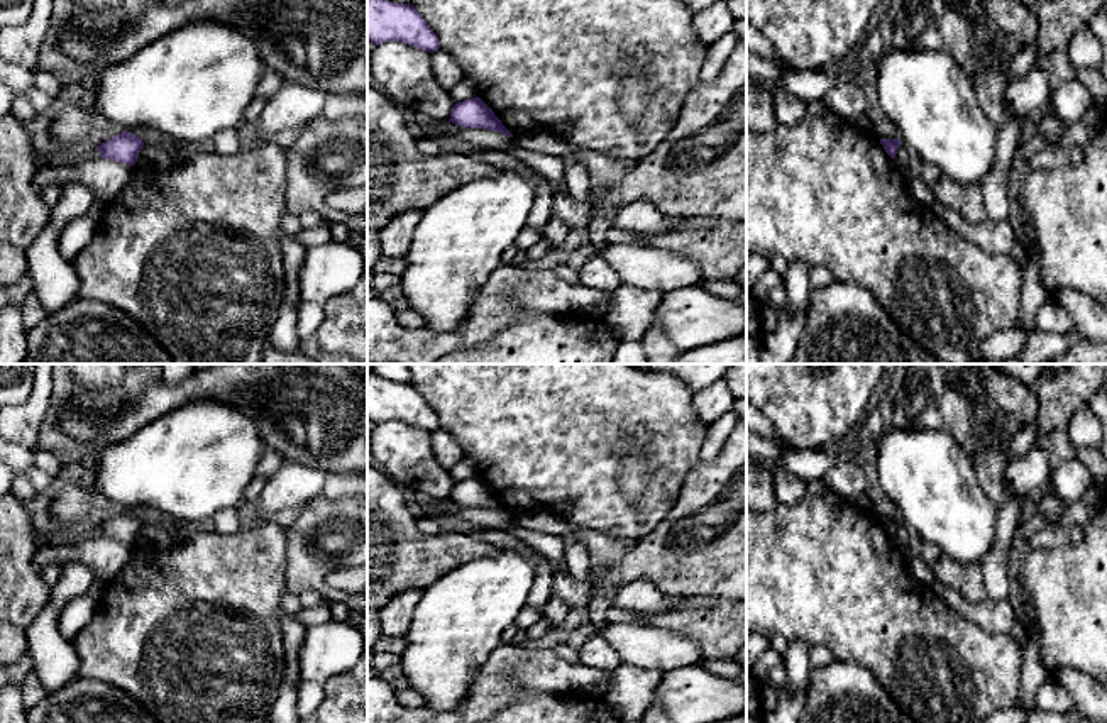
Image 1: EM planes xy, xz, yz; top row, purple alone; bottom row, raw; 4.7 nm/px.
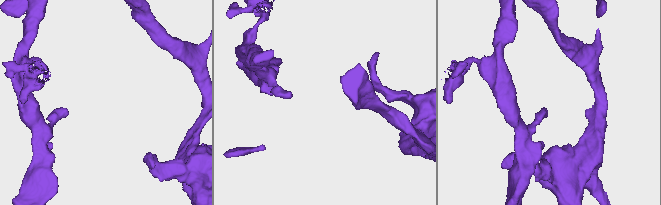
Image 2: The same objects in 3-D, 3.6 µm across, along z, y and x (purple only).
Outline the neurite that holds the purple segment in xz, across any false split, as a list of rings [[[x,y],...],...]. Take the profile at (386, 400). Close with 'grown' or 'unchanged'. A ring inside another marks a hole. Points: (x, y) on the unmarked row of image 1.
[[[367,376],[367,420],[374,425],[398,420],[428,432],[440,428],[437,413],[410,383]]]; unchanged

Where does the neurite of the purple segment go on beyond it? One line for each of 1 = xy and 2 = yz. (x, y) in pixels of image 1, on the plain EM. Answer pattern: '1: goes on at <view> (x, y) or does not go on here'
1: does not go on here
2: does not go on here

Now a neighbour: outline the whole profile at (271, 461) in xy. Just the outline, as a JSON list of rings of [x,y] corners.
[[[266,450],[257,464],[256,474],[251,479],[249,486],[245,488],[242,498],[244,499],[256,499],[267,479],[283,466],[286,459],[283,454],[276,450]]]

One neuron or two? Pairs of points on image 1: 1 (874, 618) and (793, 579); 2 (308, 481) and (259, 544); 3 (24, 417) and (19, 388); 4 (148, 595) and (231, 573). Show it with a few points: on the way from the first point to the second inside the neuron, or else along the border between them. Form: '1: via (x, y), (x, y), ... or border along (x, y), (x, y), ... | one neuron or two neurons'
1: via (853, 600), (842, 588), (816, 586), (813, 583) | one neuron
2: border along (264, 522), (242, 532) | two neurons
3: border along (34, 381), (31, 395), (17, 405) | two neurons
4: via (168, 595), (210, 593) | one neuron

